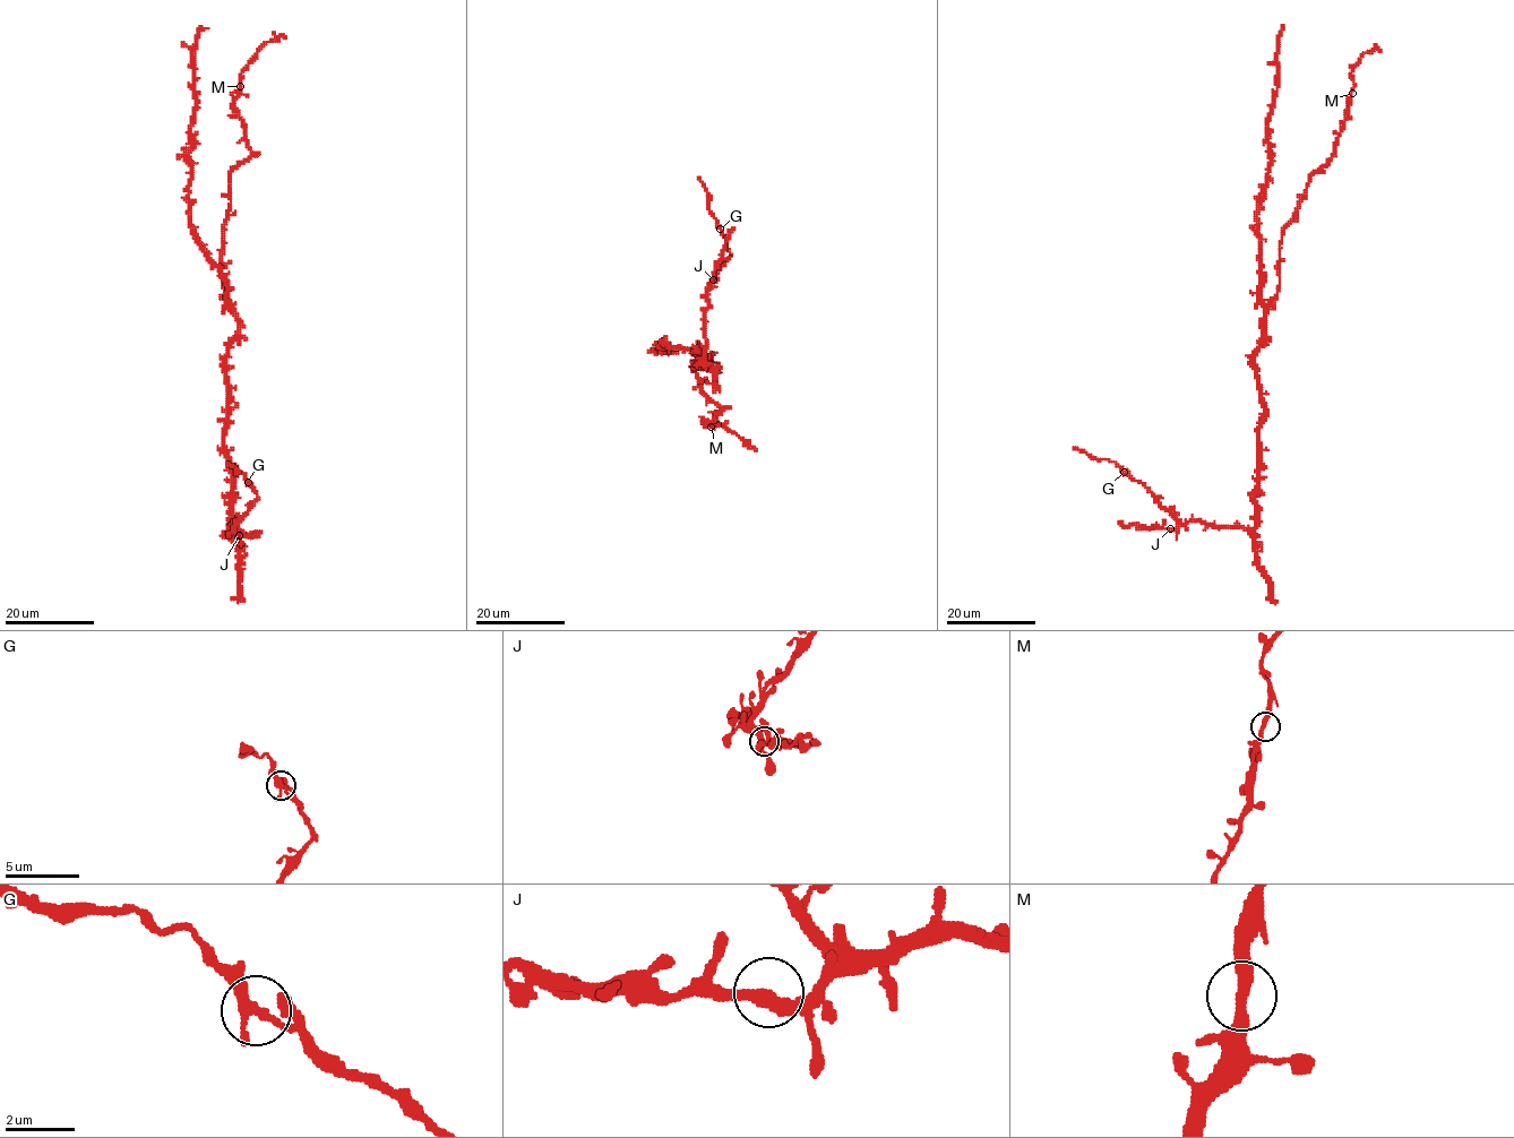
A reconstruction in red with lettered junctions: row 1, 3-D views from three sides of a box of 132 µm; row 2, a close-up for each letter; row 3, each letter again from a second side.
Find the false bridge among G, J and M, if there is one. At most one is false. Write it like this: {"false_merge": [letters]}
{"false_merge": []}

